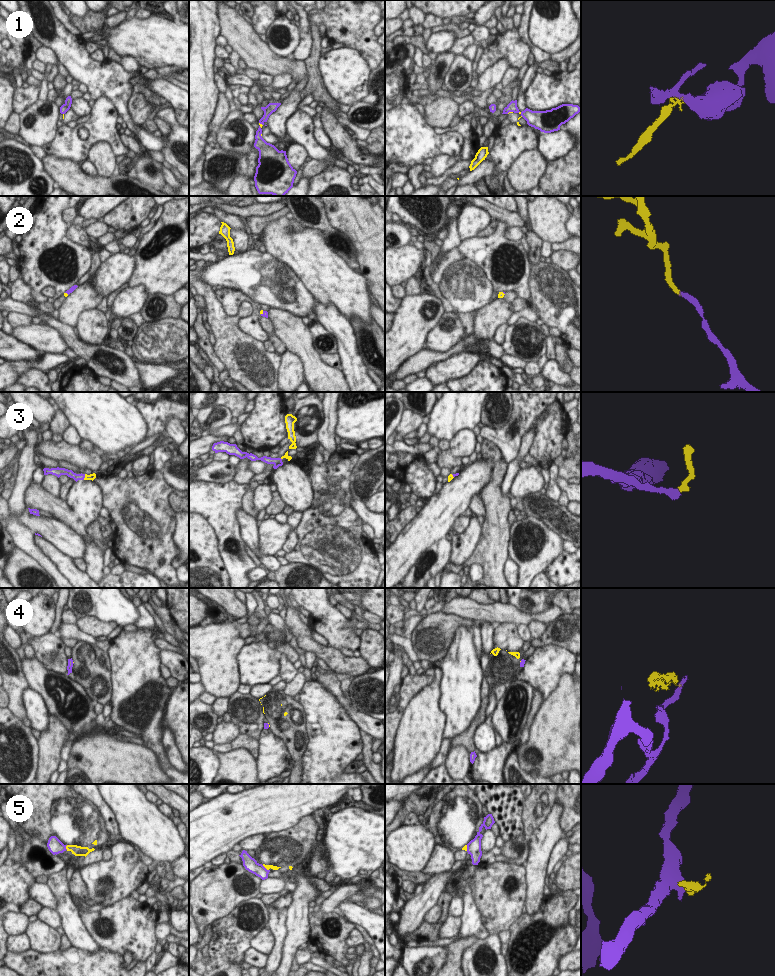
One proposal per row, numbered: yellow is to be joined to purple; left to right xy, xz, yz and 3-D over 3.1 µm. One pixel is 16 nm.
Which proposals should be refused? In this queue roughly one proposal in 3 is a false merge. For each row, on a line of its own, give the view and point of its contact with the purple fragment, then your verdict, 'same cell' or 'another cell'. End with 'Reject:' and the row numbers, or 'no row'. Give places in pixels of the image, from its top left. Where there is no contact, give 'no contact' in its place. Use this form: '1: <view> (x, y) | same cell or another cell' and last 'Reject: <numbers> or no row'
1: yz (509, 111) | another cell
2: xz (263, 313) | same cell
3: xy (84, 477) | same cell
4: xz (268, 725) | another cell
5: xz (264, 867) | another cell
Reject: 1, 4, 5

